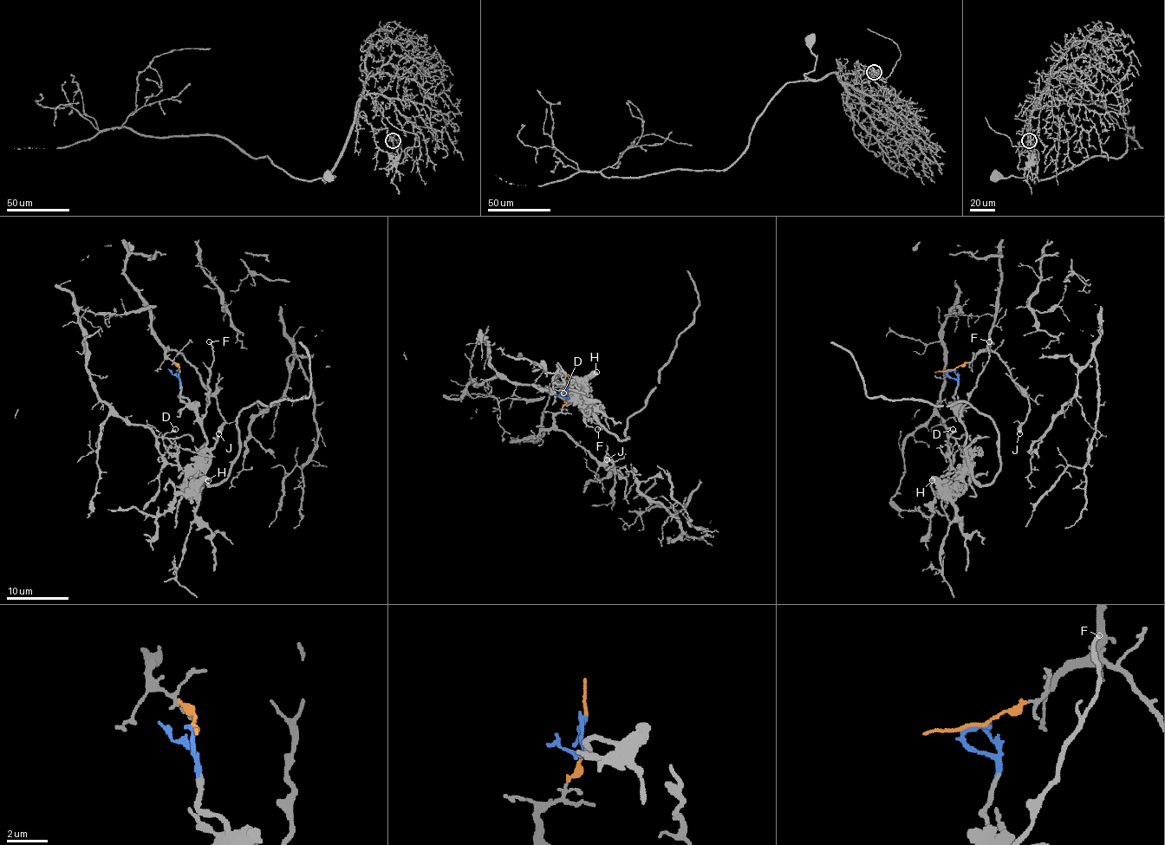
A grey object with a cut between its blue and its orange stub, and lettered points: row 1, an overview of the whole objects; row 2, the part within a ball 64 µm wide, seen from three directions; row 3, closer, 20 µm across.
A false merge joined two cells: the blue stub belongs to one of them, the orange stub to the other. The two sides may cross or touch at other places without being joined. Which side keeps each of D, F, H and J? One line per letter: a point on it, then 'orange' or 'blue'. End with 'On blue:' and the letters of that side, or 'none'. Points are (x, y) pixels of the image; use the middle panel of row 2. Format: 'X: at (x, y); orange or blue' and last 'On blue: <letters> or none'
D: at (563, 393); blue
F: at (597, 429); blue
H: at (596, 372); blue
J: at (607, 459); orange
On blue: D, F, H

